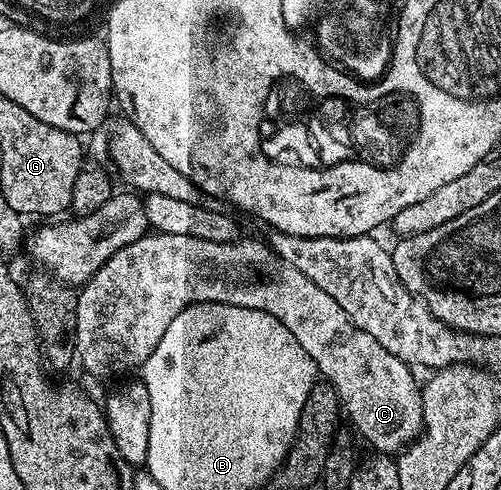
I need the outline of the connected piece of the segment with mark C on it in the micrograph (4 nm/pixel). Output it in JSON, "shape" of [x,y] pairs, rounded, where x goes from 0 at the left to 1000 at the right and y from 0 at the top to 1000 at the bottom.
{"shape":[[[311,471],[281,482],[273,492],[265,492],[257,500],[246,502],[234,516],[220,520],[198,545],[198,555],[194,555],[178,576],[164,580],[152,614],[152,663],[146,682],[148,722],[154,727],[156,739],[166,739],[168,753],[182,765],[238,765],[244,757],[265,755],[267,749],[283,751],[305,720],[305,712],[313,712],[313,704],[323,700],[325,690],[329,688],[329,671],[337,671],[337,663],[343,661],[345,653],[357,649],[357,641],[361,641],[369,629],[387,624],[391,618],[453,618],[481,622],[487,633],[529,637],[539,649],[561,655],[561,659],[577,671],[577,680],[583,680],[585,688],[593,690],[593,700],[609,712],[609,720],[617,722],[619,733],[629,741],[629,751],[635,757],[635,763],[675,798],[679,816],[683,816],[691,829],[693,822],[701,829],[703,843],[711,847],[711,876],[717,878],[745,910],[749,910],[743,914],[747,914],[750,922],[802,922],[806,914],[834,894],[838,882],[844,878],[844,808],[840,804],[838,784],[828,784],[828,773],[820,767],[820,759],[824,759],[822,751],[788,729],[784,720],[776,720],[774,712],[764,712],[735,680],[725,678],[713,663],[705,663],[705,655],[691,645],[689,633],[681,631],[681,624],[673,622],[673,616],[641,590],[641,586],[633,584],[633,580],[621,573],[617,565],[607,561],[607,557],[601,557],[601,553],[593,553],[593,549],[565,541],[559,543],[561,549],[553,551],[543,565],[517,569],[513,573],[477,573],[469,582],[457,586],[457,561],[489,557],[495,549],[505,547],[509,539],[529,541],[539,529],[545,529],[545,514],[527,490],[521,494],[513,488],[479,484],[475,490],[461,496],[429,496],[429,492],[401,490],[399,486],[377,478],[345,480],[325,478]]]}

